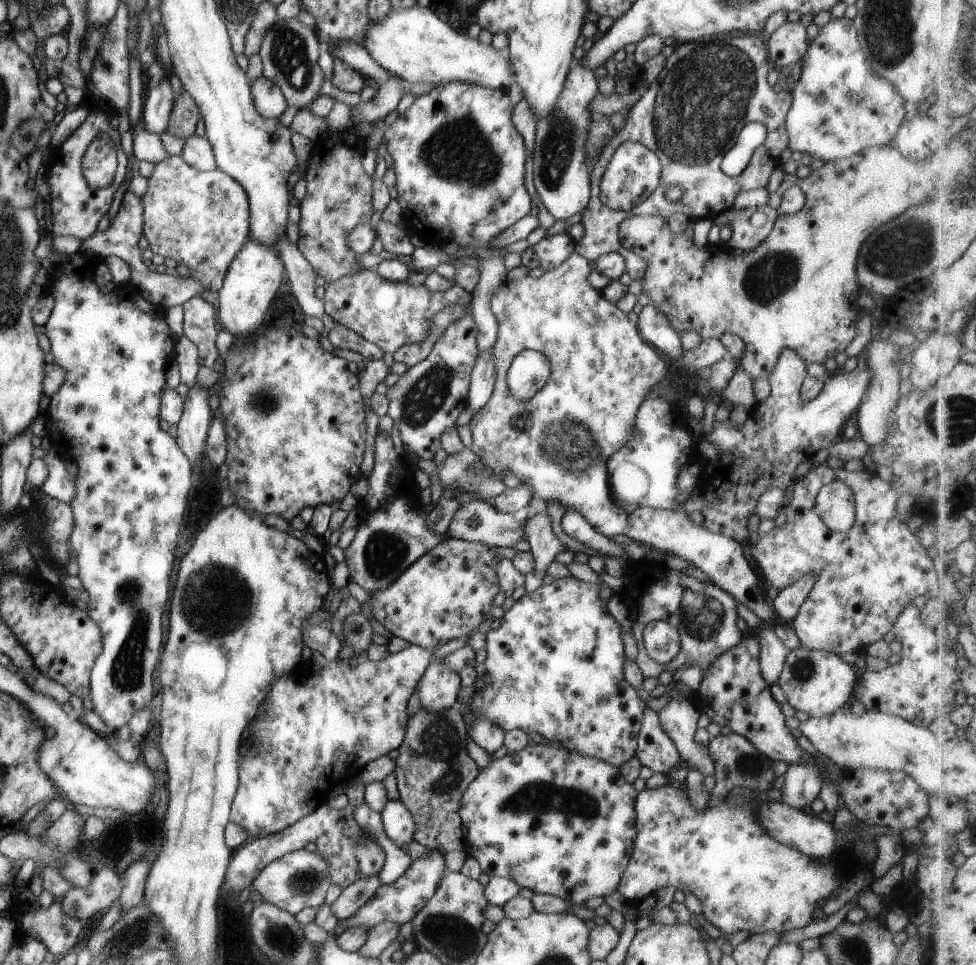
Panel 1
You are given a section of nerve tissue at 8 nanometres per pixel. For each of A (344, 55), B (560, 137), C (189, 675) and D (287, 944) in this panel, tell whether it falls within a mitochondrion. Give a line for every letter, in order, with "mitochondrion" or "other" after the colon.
A: other
B: mitochondrion
C: other
D: mitochondrion

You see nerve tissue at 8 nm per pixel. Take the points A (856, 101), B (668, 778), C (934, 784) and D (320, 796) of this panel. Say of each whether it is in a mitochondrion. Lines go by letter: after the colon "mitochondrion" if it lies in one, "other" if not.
A: mitochondrion
B: other
C: other
D: other

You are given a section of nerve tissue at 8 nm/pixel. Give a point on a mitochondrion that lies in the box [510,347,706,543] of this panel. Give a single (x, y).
(569, 444)

